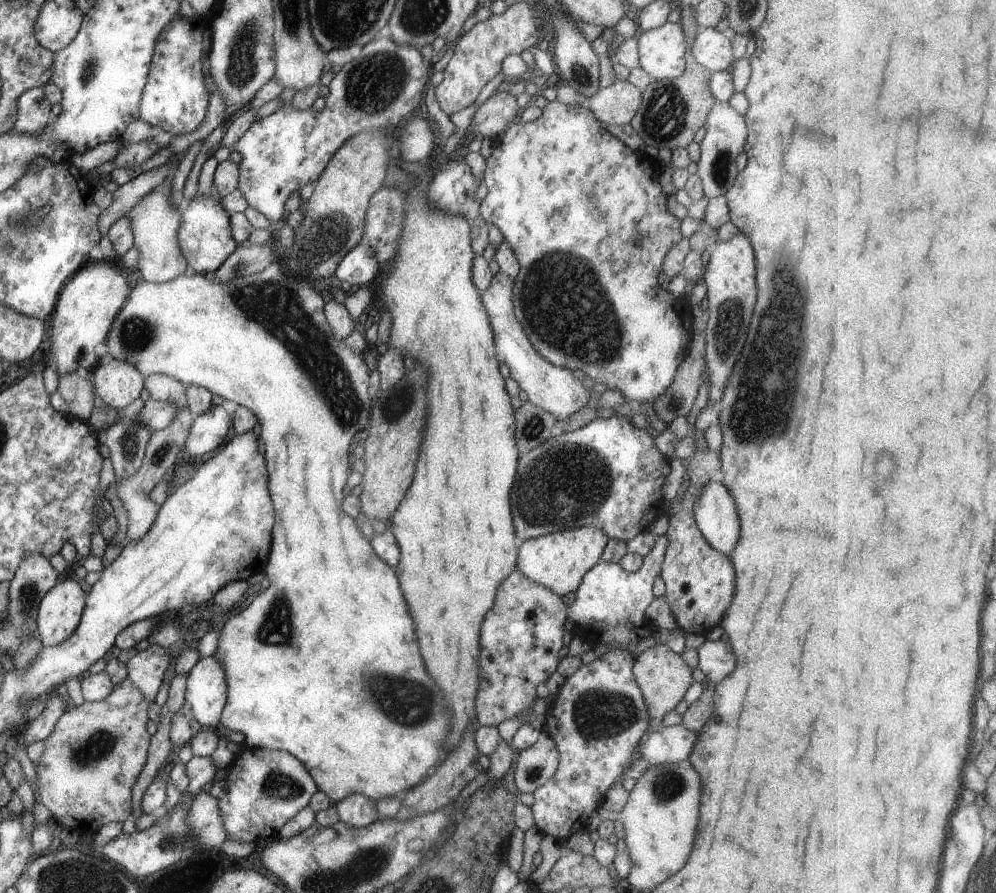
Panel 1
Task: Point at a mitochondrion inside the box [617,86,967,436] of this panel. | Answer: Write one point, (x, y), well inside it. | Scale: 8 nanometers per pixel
(731, 321)

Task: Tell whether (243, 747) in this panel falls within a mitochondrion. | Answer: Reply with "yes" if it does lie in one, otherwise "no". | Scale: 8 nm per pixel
no

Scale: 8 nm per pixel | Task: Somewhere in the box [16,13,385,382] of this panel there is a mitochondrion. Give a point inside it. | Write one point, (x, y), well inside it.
(242, 66)

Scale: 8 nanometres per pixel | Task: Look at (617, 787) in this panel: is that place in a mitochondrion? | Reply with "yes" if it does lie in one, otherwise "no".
no

